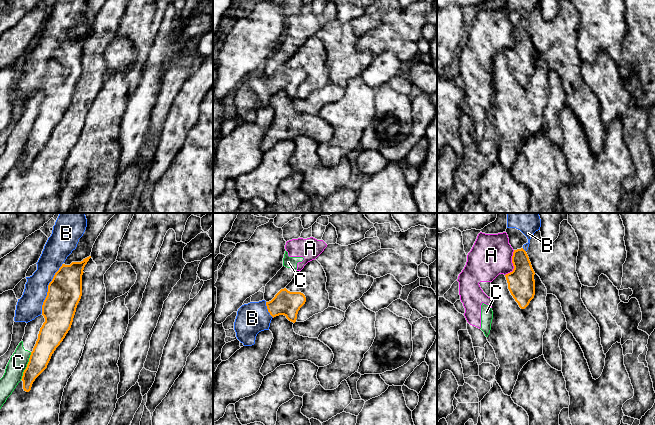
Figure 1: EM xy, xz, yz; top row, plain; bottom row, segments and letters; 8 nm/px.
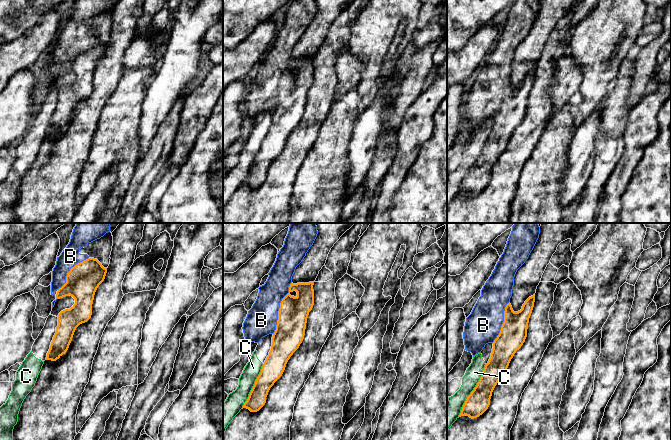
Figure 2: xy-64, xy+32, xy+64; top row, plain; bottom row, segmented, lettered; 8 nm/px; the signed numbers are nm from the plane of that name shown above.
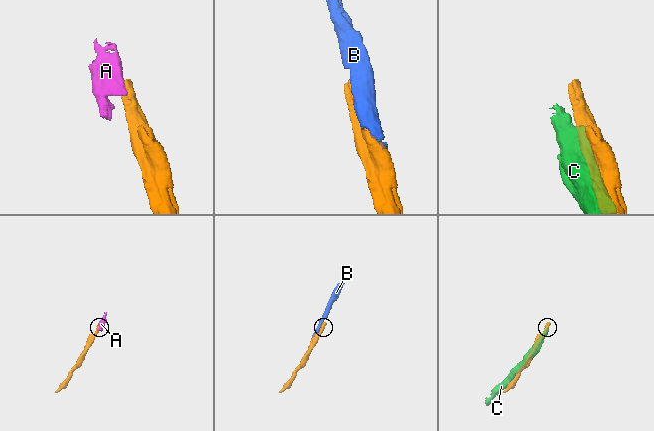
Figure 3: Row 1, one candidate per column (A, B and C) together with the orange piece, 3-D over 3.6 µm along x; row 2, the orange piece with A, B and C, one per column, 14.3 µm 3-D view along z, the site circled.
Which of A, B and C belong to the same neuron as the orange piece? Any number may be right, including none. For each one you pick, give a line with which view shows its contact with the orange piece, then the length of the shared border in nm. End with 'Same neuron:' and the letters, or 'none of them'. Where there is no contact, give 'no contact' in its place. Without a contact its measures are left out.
B: contact in xy; length 440 nm
Same neuron: B

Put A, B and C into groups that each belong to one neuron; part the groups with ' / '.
A C / B

